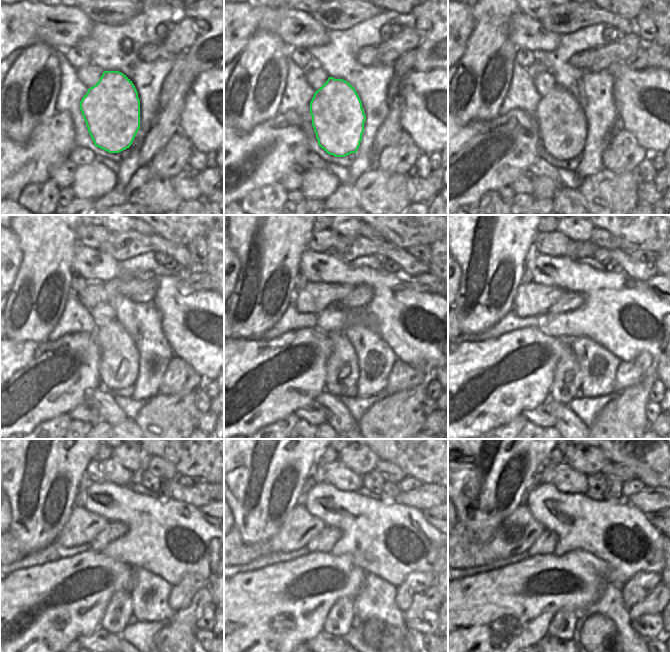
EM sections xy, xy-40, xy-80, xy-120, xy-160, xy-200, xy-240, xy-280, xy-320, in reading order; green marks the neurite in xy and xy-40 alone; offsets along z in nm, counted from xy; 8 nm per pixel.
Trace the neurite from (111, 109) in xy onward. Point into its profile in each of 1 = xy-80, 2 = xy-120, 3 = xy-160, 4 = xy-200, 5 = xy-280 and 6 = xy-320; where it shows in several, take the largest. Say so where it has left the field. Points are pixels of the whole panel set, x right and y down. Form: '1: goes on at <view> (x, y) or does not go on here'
1: goes on at xy-80 (561, 122)
2: goes on at xy-120 (118, 367)
3: goes on at xy-160 (342, 371)
4: goes on at xy-200 (567, 378)
5: goes on at xy-280 (338, 621)
6: goes on at xy-320 (562, 626)

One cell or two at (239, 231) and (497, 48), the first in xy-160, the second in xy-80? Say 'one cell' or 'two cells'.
one cell

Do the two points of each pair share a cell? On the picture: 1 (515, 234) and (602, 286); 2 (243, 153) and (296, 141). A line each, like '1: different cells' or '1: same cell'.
1: different cells
2: same cell

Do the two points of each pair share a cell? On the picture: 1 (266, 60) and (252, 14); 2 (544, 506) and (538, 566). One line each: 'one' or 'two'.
1: two
2: two

